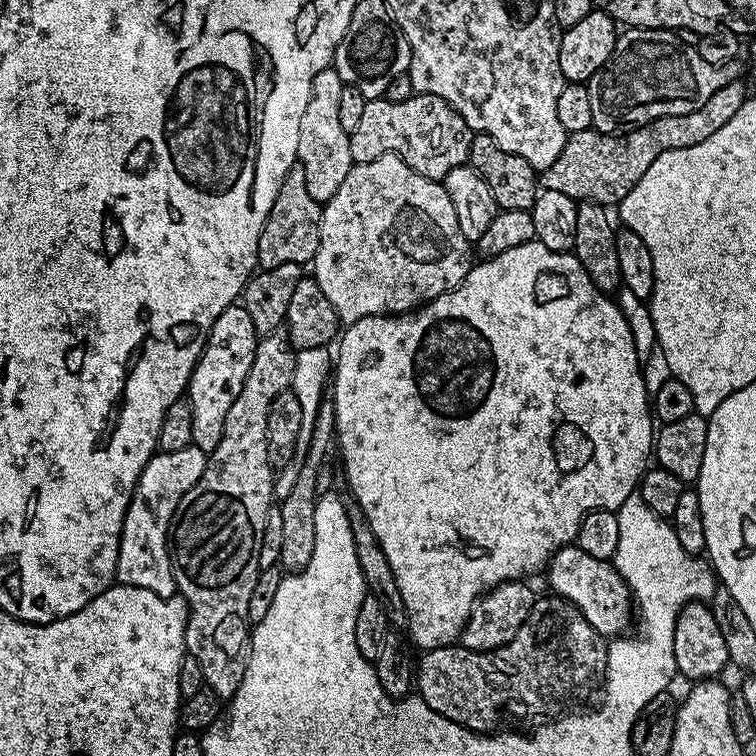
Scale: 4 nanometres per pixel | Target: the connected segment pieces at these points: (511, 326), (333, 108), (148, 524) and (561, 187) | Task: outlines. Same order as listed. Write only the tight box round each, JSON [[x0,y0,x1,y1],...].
[[330,239,654,650],[296,67,354,202],[116,443,208,596],[543,79,746,206]]

